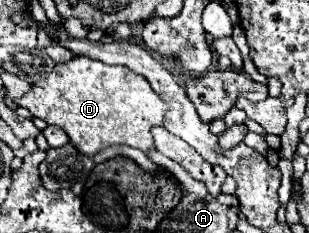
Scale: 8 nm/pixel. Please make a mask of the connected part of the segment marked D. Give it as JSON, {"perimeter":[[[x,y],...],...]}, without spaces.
{"perimeter":[[[86,56],[56,64],[48,78],[34,84],[16,104],[28,108],[36,118],[60,126],[68,134],[72,146],[86,156],[96,156],[106,146],[114,144],[128,144],[144,152],[154,150],[150,130],[162,124],[168,108],[160,96],[152,92],[144,76],[126,66],[100,64],[100,60],[88,60]]]}

